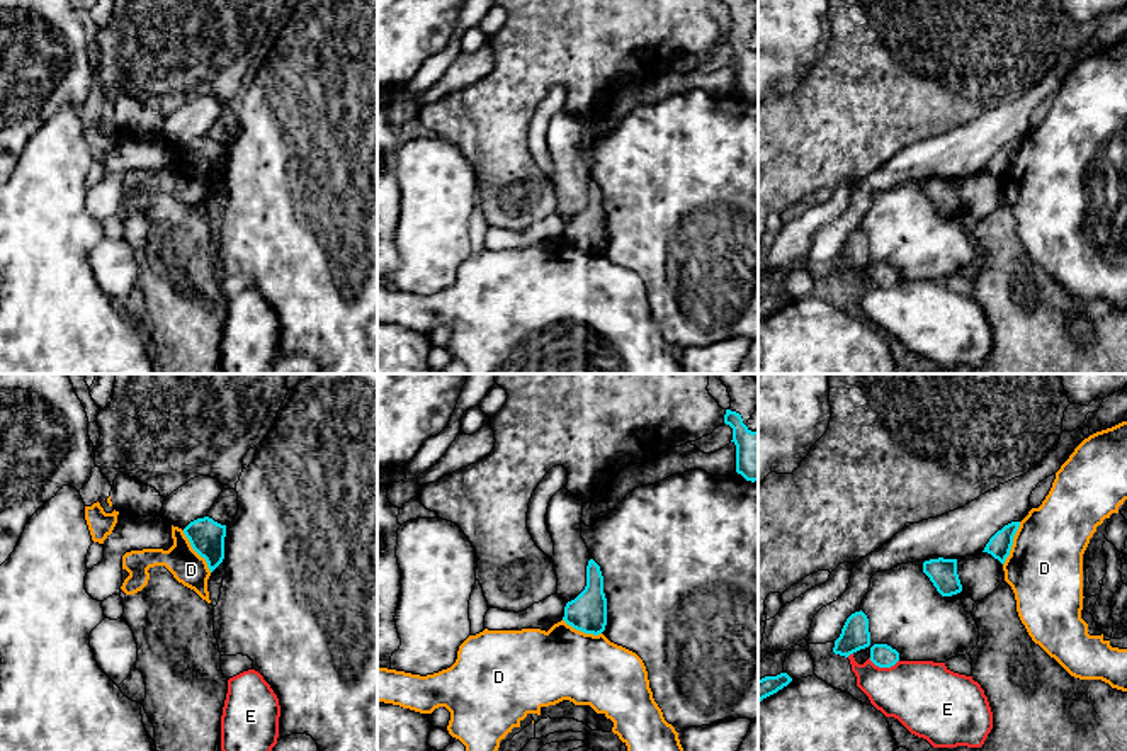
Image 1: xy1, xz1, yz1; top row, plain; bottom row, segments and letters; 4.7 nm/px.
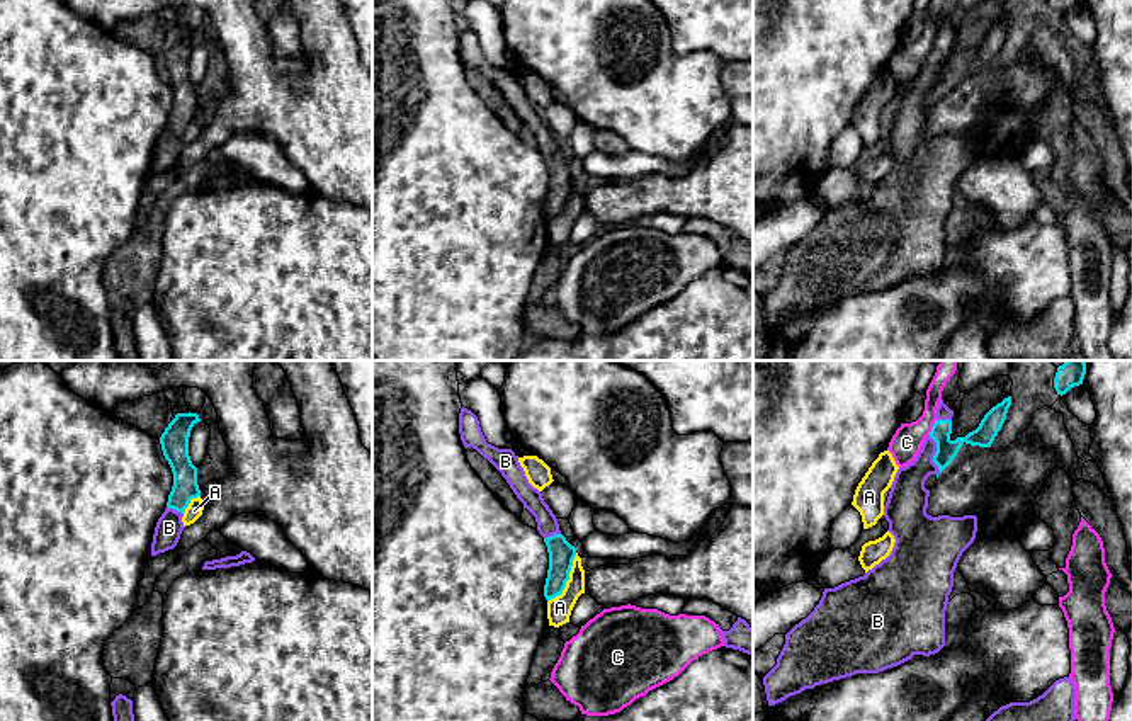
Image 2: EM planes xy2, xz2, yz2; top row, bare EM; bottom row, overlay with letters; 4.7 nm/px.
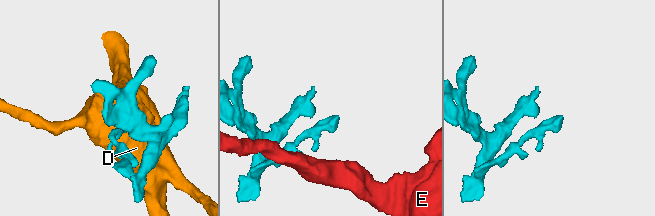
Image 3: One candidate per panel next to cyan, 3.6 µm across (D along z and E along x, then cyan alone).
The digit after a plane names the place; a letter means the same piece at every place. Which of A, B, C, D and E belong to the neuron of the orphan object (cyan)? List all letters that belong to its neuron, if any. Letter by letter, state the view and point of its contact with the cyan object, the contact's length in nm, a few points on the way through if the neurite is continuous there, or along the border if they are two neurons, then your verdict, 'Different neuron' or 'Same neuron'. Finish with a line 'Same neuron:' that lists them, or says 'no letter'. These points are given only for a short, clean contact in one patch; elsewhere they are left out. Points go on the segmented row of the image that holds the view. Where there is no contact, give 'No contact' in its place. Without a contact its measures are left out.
A: Touches cyan at xz2 (568, 579). Shared border 280 nm. Boundary: xz2 (577, 553), (565, 589), (548, 602). Different neuron
B: Touches cyan at yz2 (933, 456). Shared border 190 nm. Same neuron
C: Touches cyan at yz2 (932, 427). Shared border 90 nm. Different neuron
D: Touches cyan at xy1 (196, 551). Shared border 240 nm. Boundary: xy1 (182, 530), (211, 571). Different neuron
E: Touches cyan at yz1 (884, 666). Shared border 140 nm. Boundary: yz1 (869, 658), (879, 666), (891, 666), (898, 660). Different neuron
Same neuron: B

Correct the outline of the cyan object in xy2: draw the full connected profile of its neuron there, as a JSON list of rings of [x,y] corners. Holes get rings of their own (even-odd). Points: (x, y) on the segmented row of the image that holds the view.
[[[177,413],[160,437],[161,451],[173,473],[173,486],[167,508],[156,522],[151,556],[173,549],[184,531],[184,512],[192,498],[201,497],[197,468],[189,456],[192,427],[201,422],[197,413]]]

